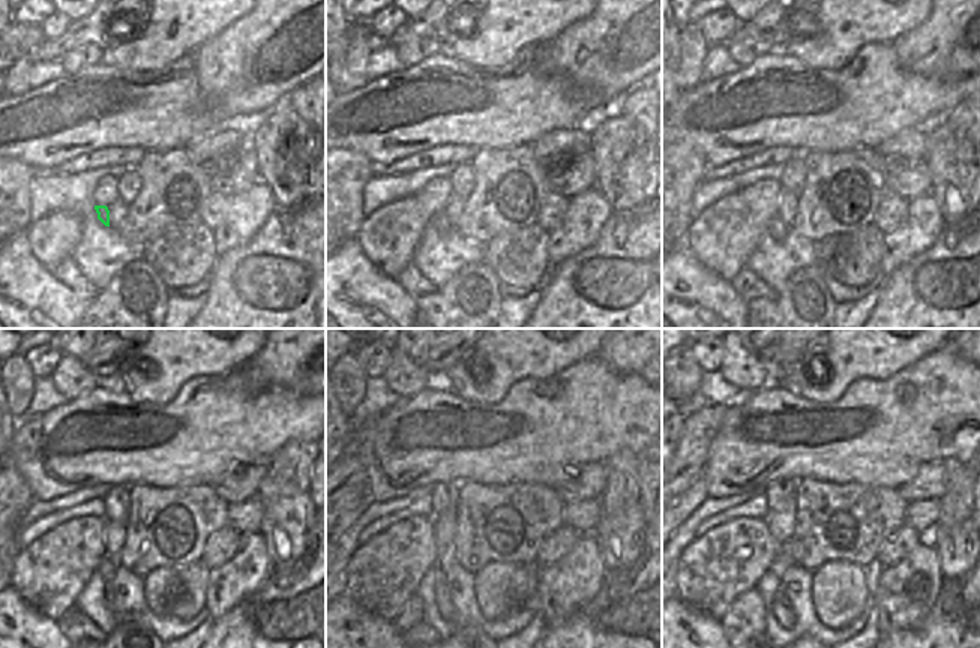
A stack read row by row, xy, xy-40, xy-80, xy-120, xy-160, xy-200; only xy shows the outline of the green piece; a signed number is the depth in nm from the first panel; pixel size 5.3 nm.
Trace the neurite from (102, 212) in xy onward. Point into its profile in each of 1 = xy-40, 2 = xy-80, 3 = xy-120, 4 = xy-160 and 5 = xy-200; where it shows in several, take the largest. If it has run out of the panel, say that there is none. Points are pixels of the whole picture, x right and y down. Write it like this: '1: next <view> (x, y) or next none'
1: next xy-40 (438, 221)
2: next xy-80 (778, 228)
3: next xy-120 (107, 567)
4: next xy-160 (443, 597)
5: next xy-200 (785, 617)

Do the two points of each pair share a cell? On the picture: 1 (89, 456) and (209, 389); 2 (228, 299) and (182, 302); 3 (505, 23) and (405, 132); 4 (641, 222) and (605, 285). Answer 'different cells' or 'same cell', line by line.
1: same cell
2: different cells
3: different cells
4: same cell

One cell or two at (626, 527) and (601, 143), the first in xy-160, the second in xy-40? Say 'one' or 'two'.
one

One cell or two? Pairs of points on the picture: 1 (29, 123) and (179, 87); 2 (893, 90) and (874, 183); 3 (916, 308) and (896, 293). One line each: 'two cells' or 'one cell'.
1: one cell
2: two cells
3: one cell

